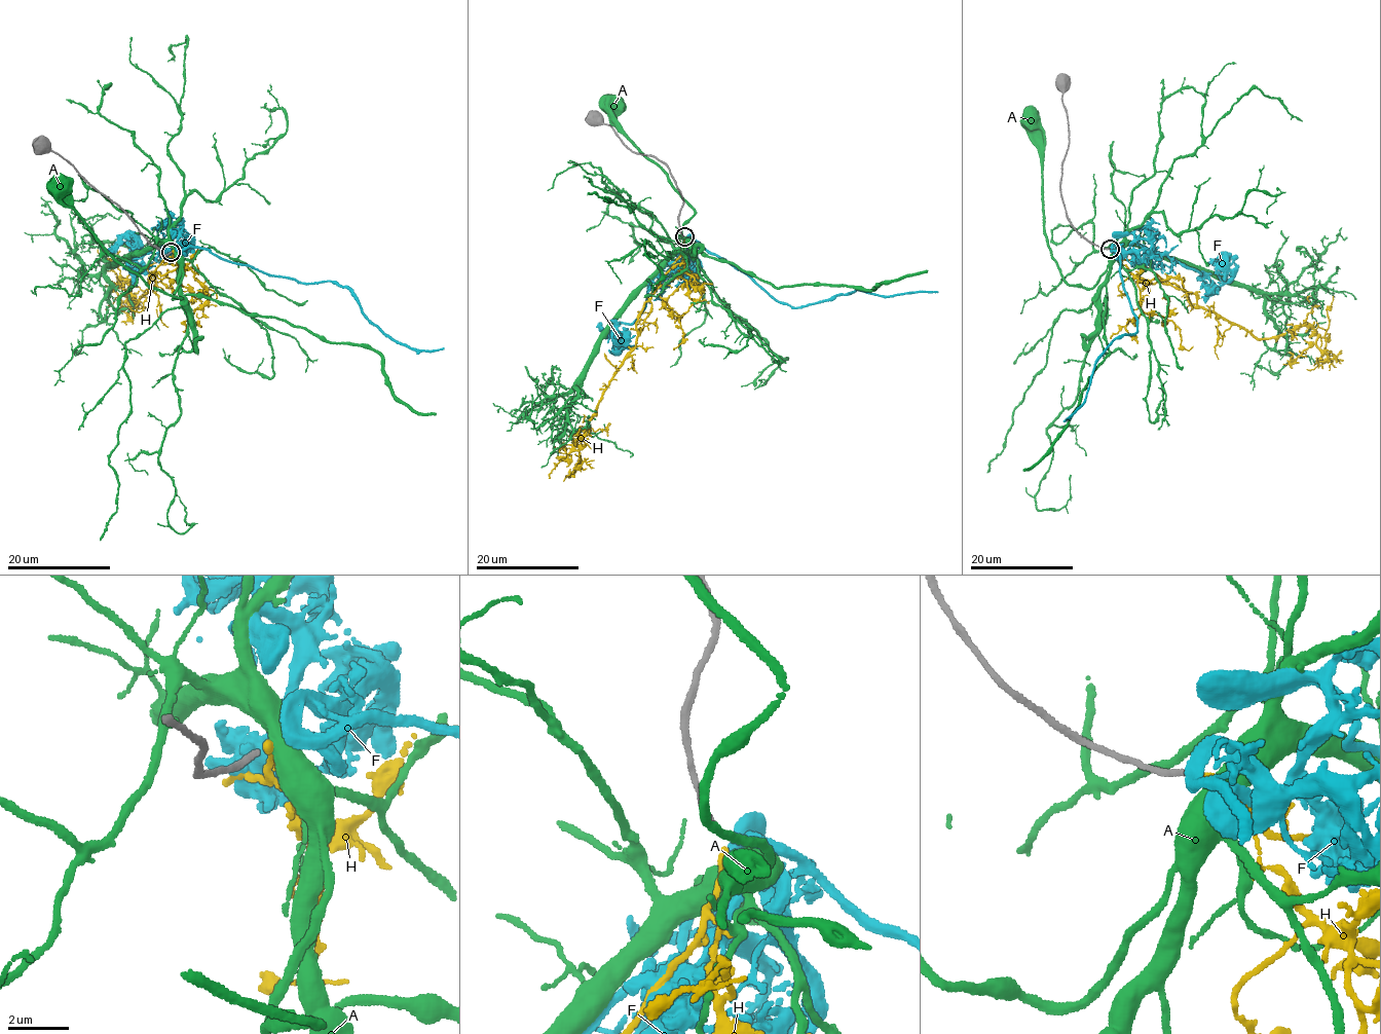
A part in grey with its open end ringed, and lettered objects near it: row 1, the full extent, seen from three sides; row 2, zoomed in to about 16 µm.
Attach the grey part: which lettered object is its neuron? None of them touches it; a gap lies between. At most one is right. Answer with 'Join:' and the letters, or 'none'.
Join: H

